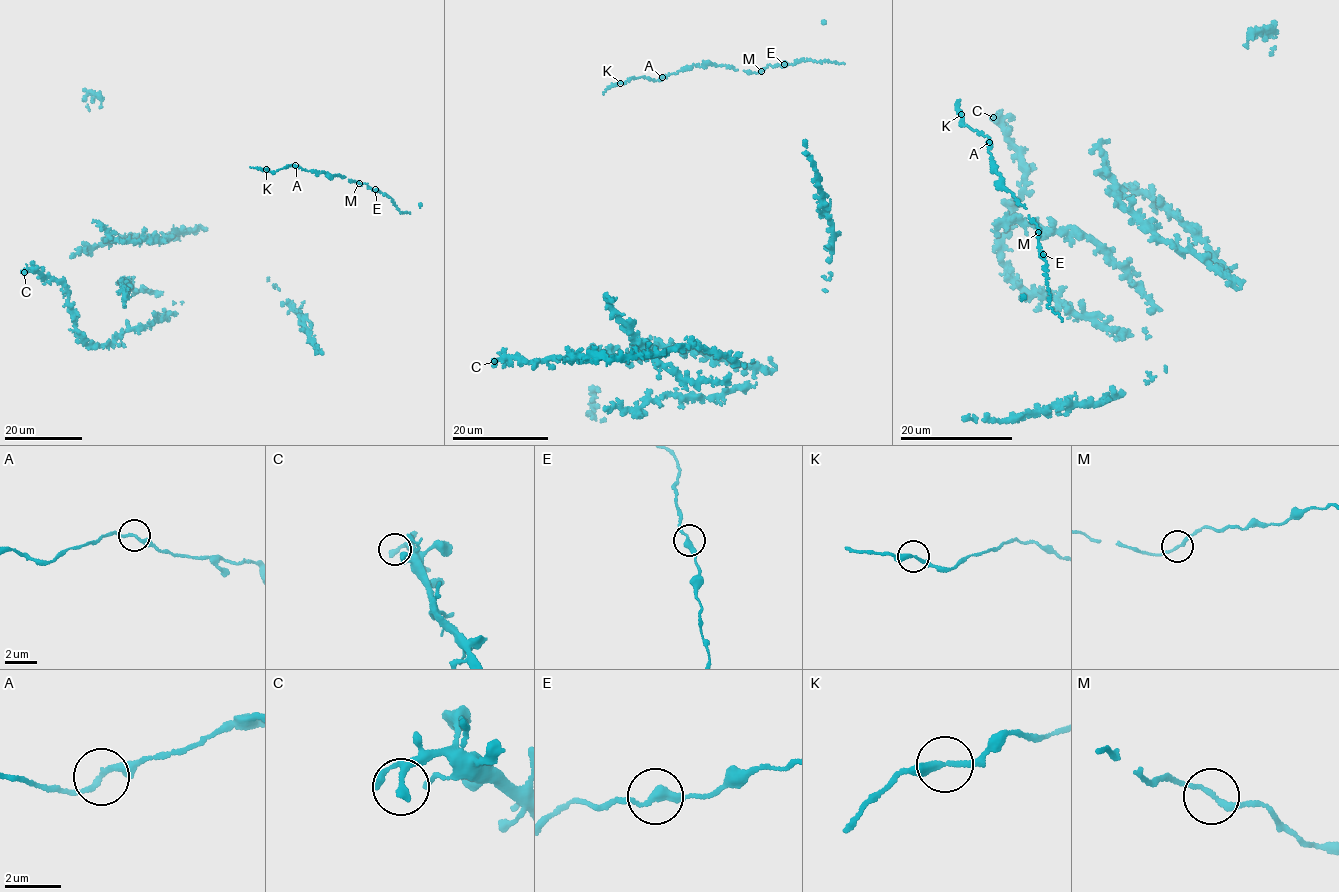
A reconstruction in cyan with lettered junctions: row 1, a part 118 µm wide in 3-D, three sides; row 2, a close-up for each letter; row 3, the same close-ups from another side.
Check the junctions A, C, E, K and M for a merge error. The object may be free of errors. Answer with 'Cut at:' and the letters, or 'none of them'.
Cut at: none of them

